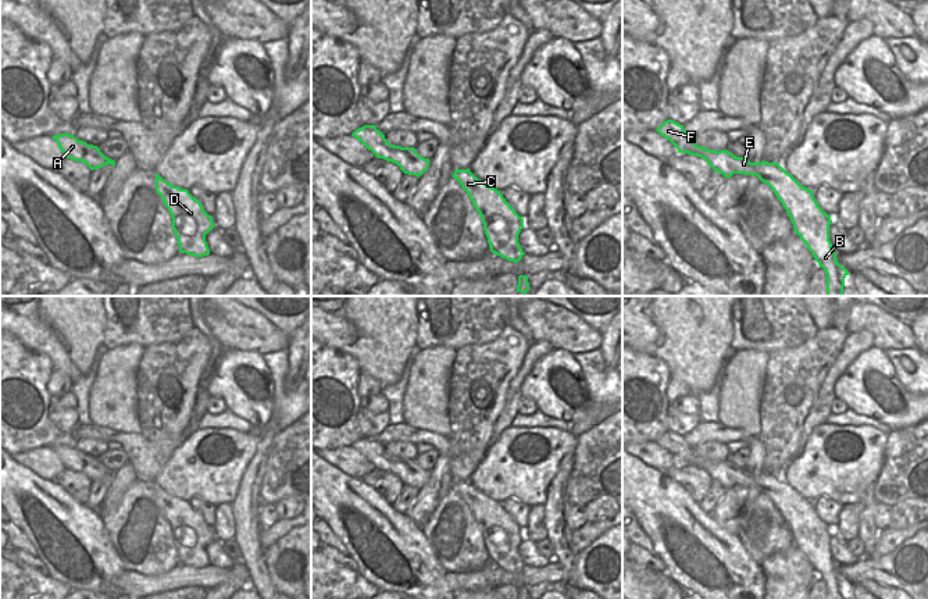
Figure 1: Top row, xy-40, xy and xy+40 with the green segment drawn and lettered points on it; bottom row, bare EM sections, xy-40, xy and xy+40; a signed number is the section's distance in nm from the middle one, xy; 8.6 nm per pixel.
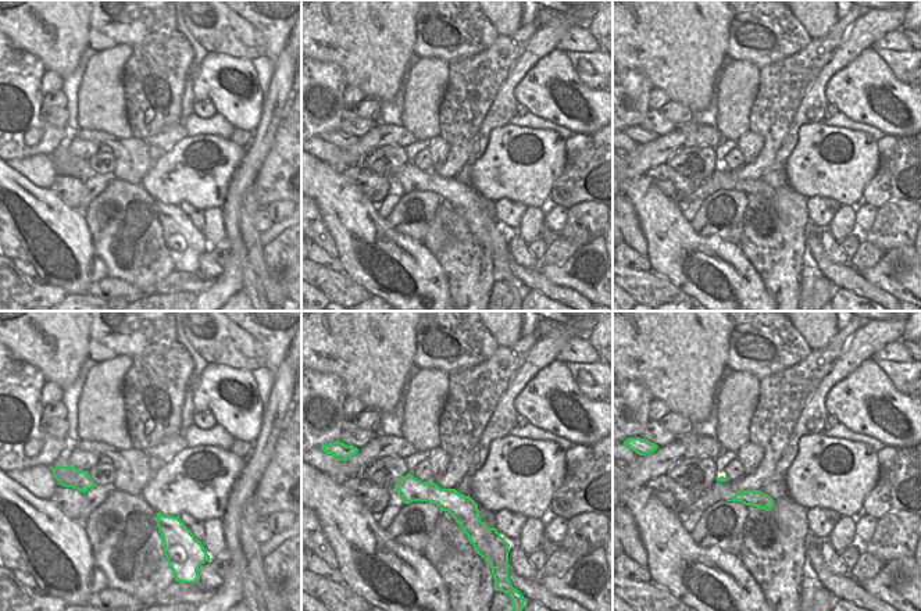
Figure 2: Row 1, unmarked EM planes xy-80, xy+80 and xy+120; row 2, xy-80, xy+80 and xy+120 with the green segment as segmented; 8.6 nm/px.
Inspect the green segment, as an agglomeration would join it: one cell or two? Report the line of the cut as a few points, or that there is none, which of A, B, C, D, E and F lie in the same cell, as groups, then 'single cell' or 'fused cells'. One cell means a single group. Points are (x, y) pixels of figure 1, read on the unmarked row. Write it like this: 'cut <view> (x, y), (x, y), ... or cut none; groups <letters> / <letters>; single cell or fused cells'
cut none; groups A B C D E F; single cell

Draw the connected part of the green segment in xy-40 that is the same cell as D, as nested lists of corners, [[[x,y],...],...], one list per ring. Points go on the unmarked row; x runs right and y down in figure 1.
[[[156,485],[156,503],[171,525],[179,563],[194,568],[208,567],[206,546],[215,536],[201,514],[188,500],[168,495],[158,485]]]

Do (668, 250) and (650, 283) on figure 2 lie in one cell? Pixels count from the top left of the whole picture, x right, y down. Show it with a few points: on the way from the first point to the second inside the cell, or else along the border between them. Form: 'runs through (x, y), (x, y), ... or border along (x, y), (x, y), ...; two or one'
border along (650, 271), (673, 282), (684, 292); two

